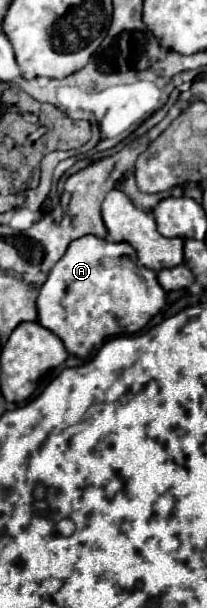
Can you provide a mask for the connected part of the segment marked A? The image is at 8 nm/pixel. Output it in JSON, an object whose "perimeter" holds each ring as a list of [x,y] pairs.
{"perimeter":[[[82,236],[72,240],[66,254],[50,270],[48,280],[38,294],[38,322],[52,330],[66,346],[70,354],[78,358],[88,358],[96,348],[100,348],[104,338],[136,334],[142,330],[164,306],[166,292],[156,280],[156,272],[144,268],[138,262],[136,250],[128,242],[106,242],[96,236]]]}

